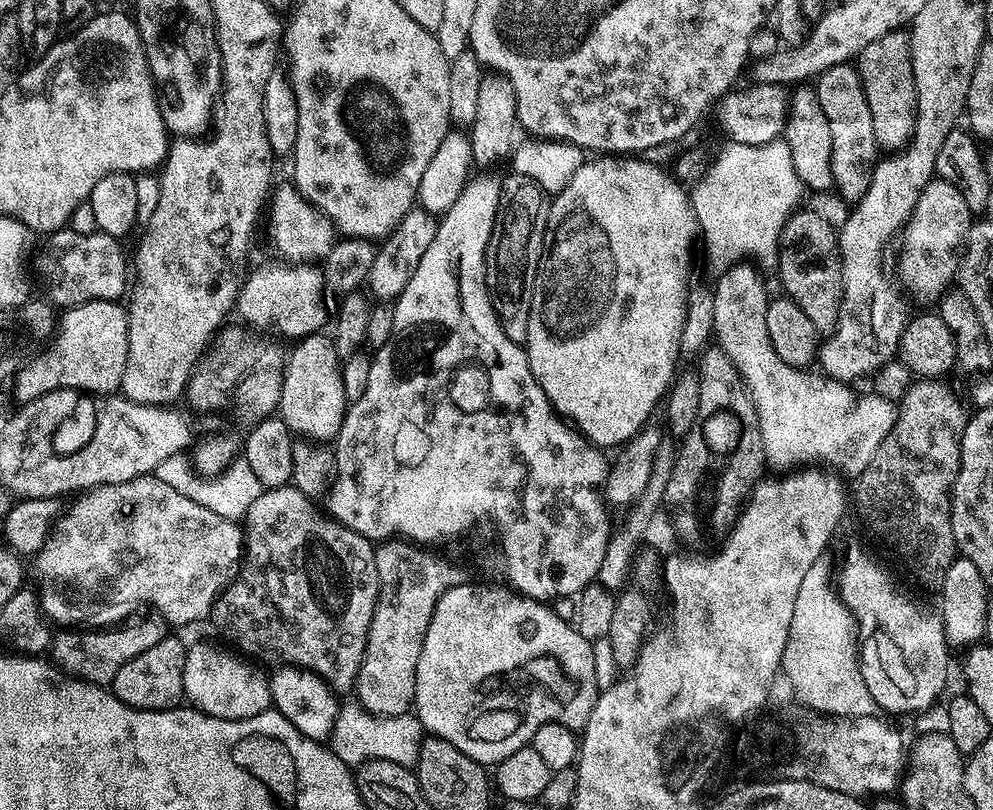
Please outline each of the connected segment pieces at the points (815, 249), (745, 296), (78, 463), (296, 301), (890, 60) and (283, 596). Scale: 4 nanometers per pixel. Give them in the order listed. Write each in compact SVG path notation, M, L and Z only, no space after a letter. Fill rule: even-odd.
M797 210L780 231L778 265L783 295L797 304L820 334L836 331L840 303L844 297L840 241L837 229L816 212Z
M741 262L735 264L732 268L727 268L725 272L719 273L715 277L716 288L711 289L711 294L714 302L714 318L713 328L715 343L726 354L726 358L730 358L730 362L734 364L740 379L744 381L744 388L748 391L748 397L752 399L752 405L756 411L756 417L758 418L758 426L760 427L760 433L762 434L762 446L764 447L764 458L769 465L772 464L776 468L788 468L784 470L796 470L801 466L822 466L818 464L825 464L828 468L837 468L844 476L849 478L855 478L860 475L862 470L866 470L866 466L870 462L870 458L874 458L874 450L882 442L882 438L886 438L886 434L890 434L893 423L896 421L897 405L891 400L882 398L876 395L871 390L865 390L865 392L855 392L851 383L843 380L833 380L832 377L821 374L816 370L805 370L803 368L795 368L794 366L788 366L782 362L781 358L778 358L774 347L770 344L769 331L766 330L766 314L767 308L770 303L770 295L764 290L763 284L760 282L759 276L749 263Z
M108 394L99 401L96 414L97 424L94 434L82 448L68 454L53 454L29 463L26 470L26 500L59 499L56 488L66 487L71 494L78 494L95 488L100 484L116 485L118 482L130 481L135 477L149 475L167 456L183 453L192 434L191 428L184 421L184 416L172 406L155 404L135 404L133 400L124 399L120 394Z
M268 260L245 275L240 294L234 305L235 315L262 328L277 328L291 338L303 338L319 333L324 323L329 323L330 308L324 301L326 279L323 271L312 262L285 262Z
M897 30L890 34L882 34L882 38L874 38L870 46L862 49L854 67L860 74L877 145L888 154L895 154L907 148L908 143L912 141L916 121L916 87L909 33Z
M285 486L283 488L265 488L261 495L256 498L249 510L242 517L242 563L235 573L234 579L220 592L212 603L210 621L229 640L229 645L235 646L245 657L252 658L252 655L265 656L268 660L277 660L275 663L280 666L291 666L302 668L305 672L312 672L321 676L328 684L328 687L337 694L343 692L351 693L356 686L356 675L362 666L362 658L368 641L370 622L374 618L374 606L380 593L380 579L378 578L378 566L376 565L376 548L373 541L359 536L354 530L338 520L333 520L327 515L320 516L316 509L317 505L302 490Z

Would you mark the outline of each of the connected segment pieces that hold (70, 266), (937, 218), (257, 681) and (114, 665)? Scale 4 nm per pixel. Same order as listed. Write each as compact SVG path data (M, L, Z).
M61 230L45 240L44 249L34 256L34 276L40 279L47 303L67 310L95 300L119 301L125 295L130 284L130 260L124 257L123 243L117 237L99 230L94 234Z
M934 178L922 190L899 237L900 261L896 264L896 272L904 283L903 291L909 297L912 295L918 303L924 304L920 306L935 305L953 287L958 257L973 220L973 212L966 206L962 194L950 186L950 182Z
M196 644L188 648L184 667L184 694L187 703L214 718L253 720L258 714L272 708L269 677L263 676L243 655L224 648L219 648L216 644Z
M148 615L152 616L130 625L129 628L116 628L113 632L60 630L60 633L57 636L55 633L50 640L50 656L55 667L63 670L72 678L79 678L101 686L111 685L114 674L118 674L118 670L122 670L122 666L126 666L130 658L138 658L138 654L150 650L150 646L162 642L162 638L169 635L170 625L164 621L163 616Z

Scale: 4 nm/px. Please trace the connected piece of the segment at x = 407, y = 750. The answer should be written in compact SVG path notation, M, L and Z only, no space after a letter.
M359 702L351 703L345 703L336 715L330 737L332 753L349 766L359 766L365 760L385 760L401 764L403 768L412 768L426 735L419 718L414 714L379 716L368 712Z

